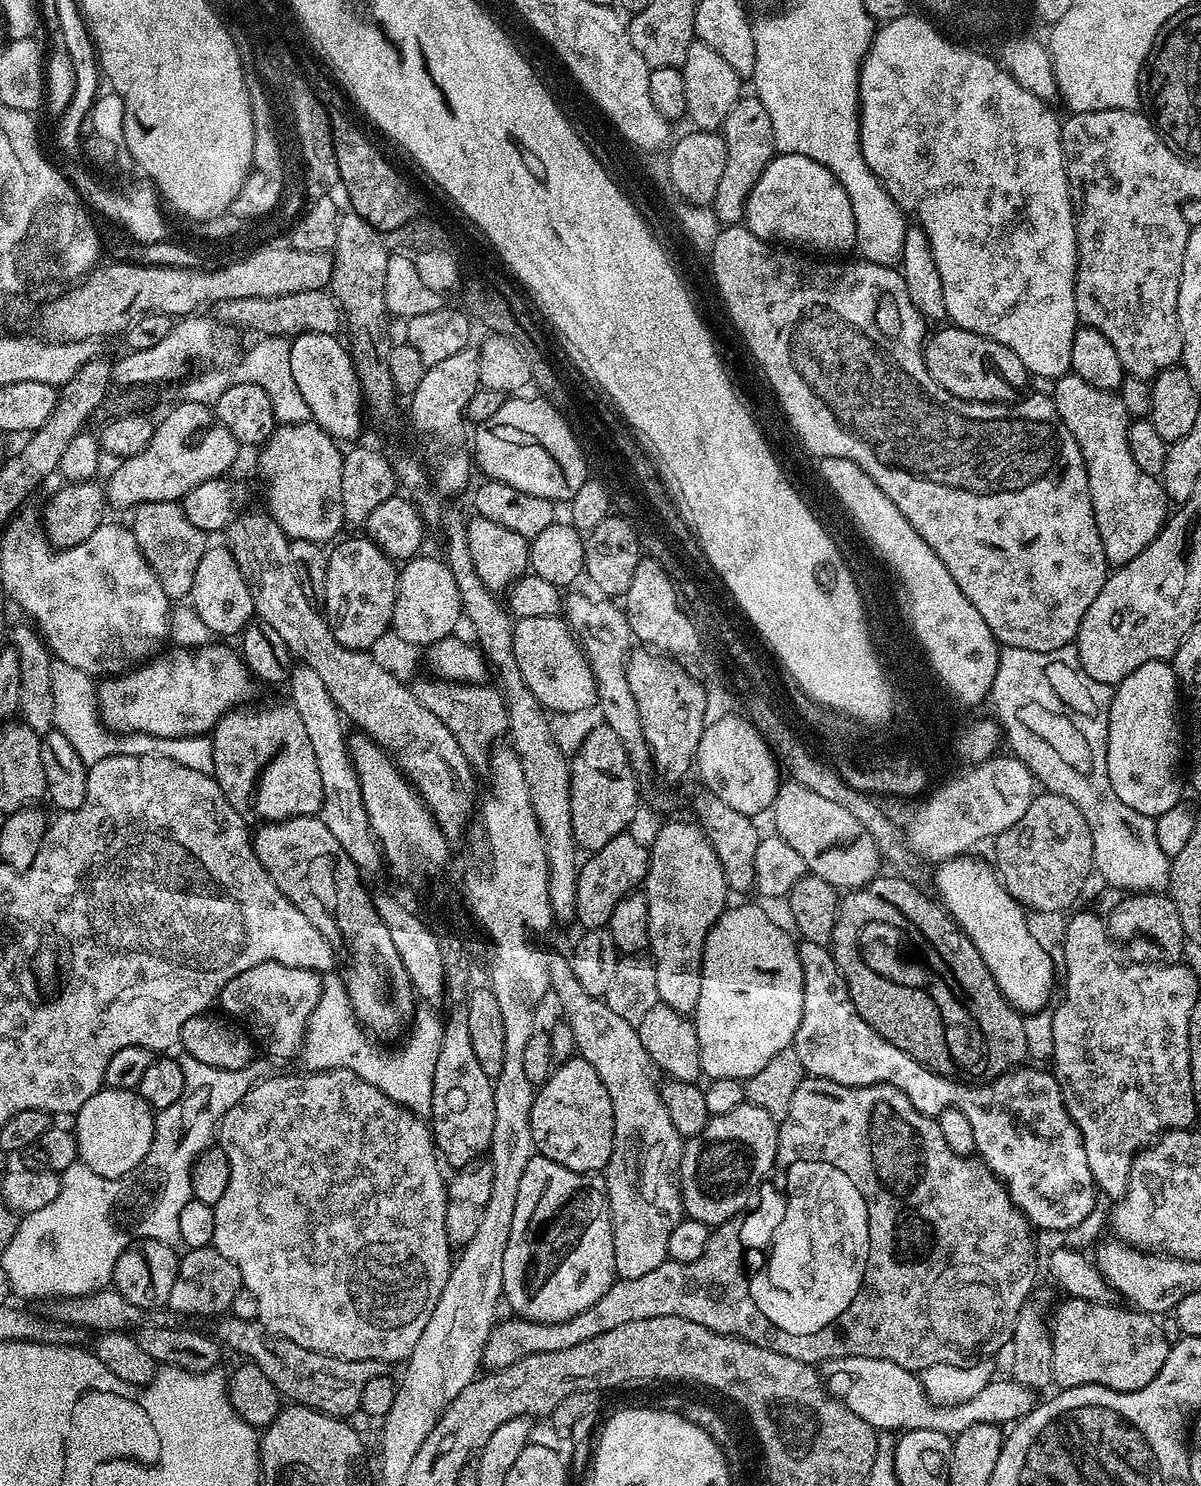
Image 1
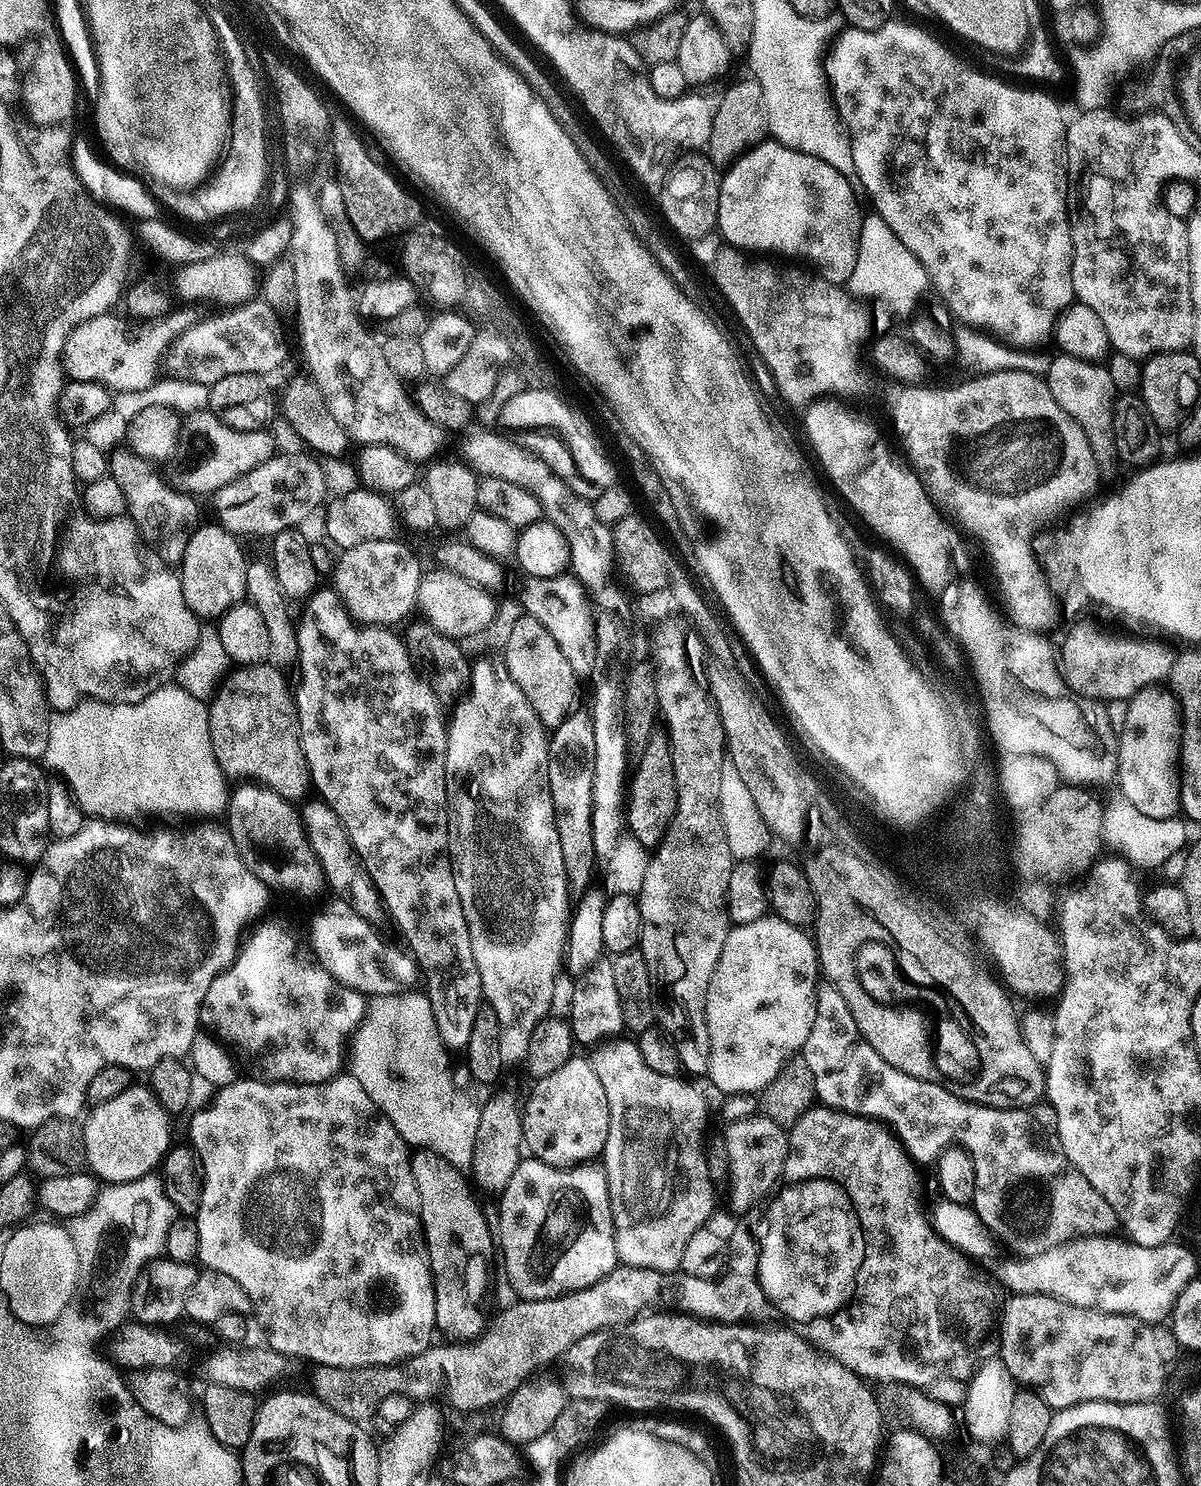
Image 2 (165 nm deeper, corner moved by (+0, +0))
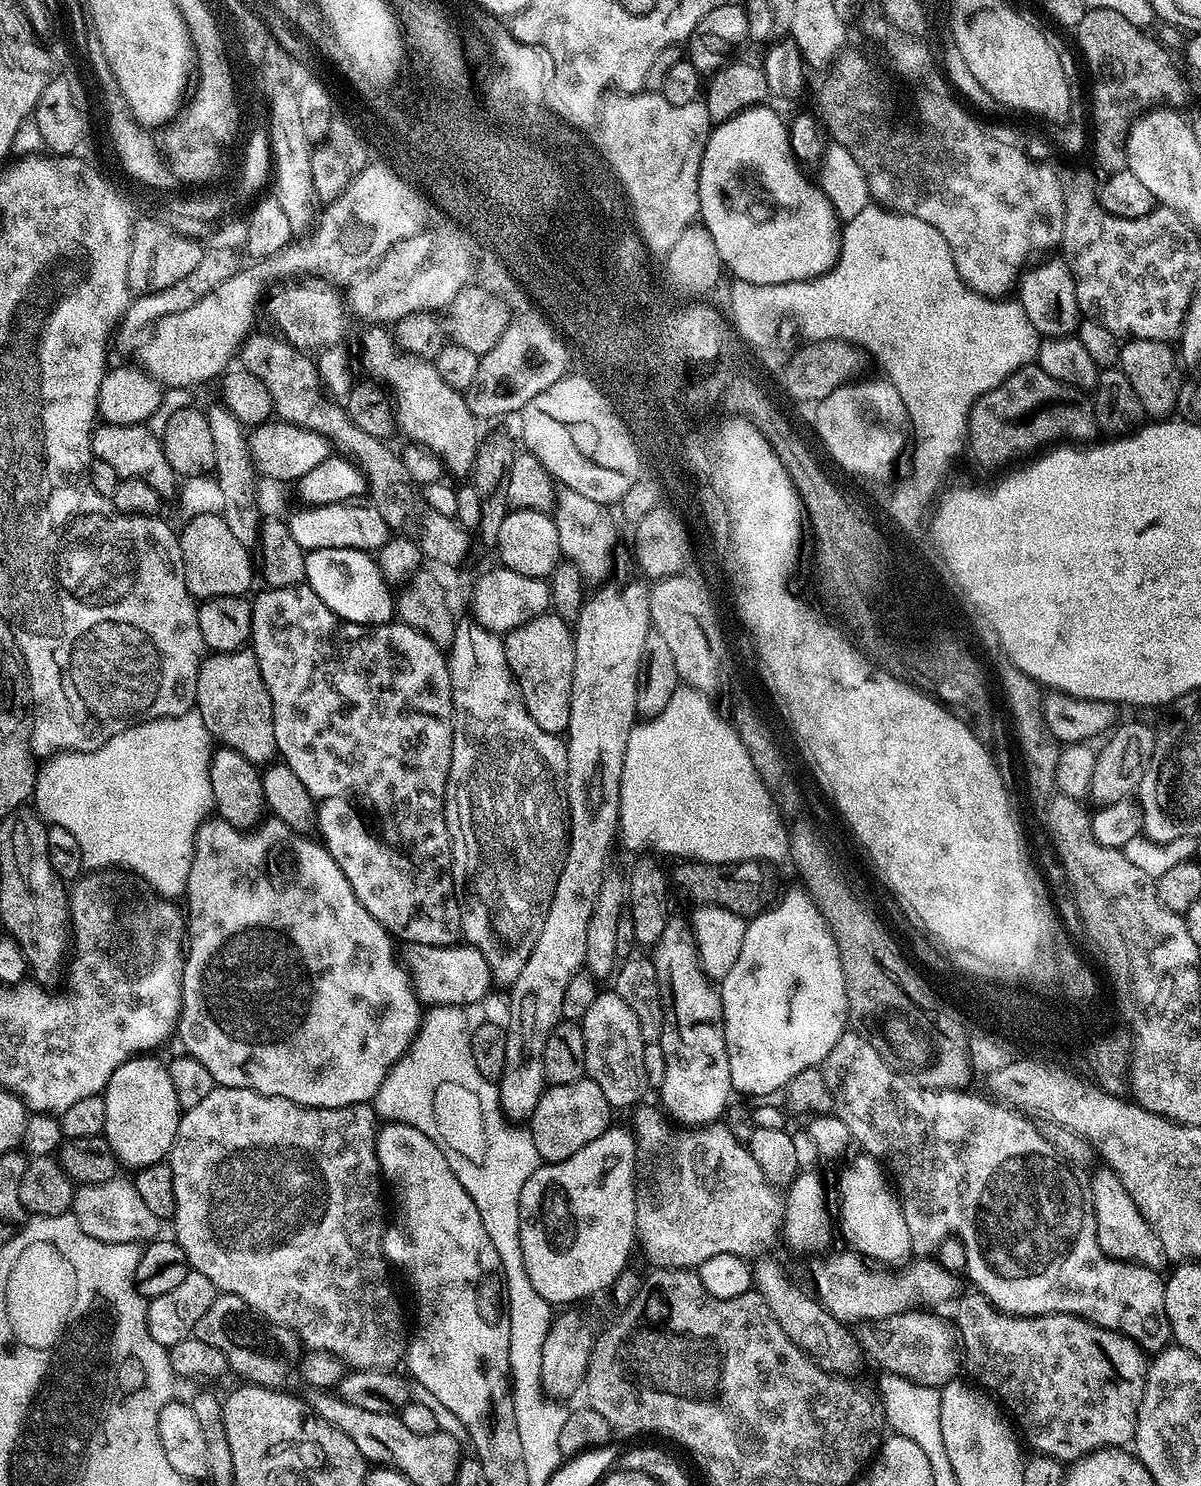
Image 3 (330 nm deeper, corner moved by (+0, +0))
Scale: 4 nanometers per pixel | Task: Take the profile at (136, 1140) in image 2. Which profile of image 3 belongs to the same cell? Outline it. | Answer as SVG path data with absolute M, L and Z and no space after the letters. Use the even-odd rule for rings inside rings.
M141 1054L120 1064L102 1093L106 1102L106 1126L102 1133L117 1161L131 1170L159 1164L171 1153L182 1109L174 1098L174 1085L162 1059Z

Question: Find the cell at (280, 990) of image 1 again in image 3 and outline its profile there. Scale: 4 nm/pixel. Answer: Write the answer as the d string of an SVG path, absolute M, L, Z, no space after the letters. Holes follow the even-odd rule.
M209 818L201 824L196 835L196 851L186 889L186 916L191 940L184 960L178 1040L180 1036L184 1043L183 1051L202 1062L202 1066L210 1070L214 1082L221 1088L254 1090L263 1096L286 1098L307 1108L341 1108L351 1104L366 1104L375 1101L386 1074L416 1037L422 1019L422 1005L416 998L407 971L392 953L393 937L368 913L366 906L358 902L346 874L338 862L334 862L323 843L308 839L312 838L295 832L275 818L265 819L253 830L235 828L230 826L230 822L219 818ZM200 924L209 924L204 936L196 936L200 932Z

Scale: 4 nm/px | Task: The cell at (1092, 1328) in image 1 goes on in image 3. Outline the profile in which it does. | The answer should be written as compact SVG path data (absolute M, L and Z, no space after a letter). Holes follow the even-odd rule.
M975 1290L964 1292L954 1306L954 1327L962 1345L963 1371L968 1371L977 1385L987 1389L1009 1413L1016 1415L1015 1423L1018 1428L1020 1423L1019 1431L1022 1436L1024 1431L1023 1439L1026 1444L1028 1439L1032 1450L1061 1462L1074 1462L1098 1448L1133 1443L1149 1365L1144 1349L1135 1340L1071 1312L1047 1312L1043 1316L1001 1312Z

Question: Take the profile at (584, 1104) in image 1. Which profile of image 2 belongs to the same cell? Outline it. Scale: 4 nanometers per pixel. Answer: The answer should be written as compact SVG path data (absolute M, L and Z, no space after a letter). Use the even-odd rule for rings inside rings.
M580 1054L573 1055L572 1059L554 1070L544 1080L537 1080L531 1085L528 1092L528 1100L523 1101L524 1113L524 1148L535 1159L543 1164L549 1164L555 1168L570 1168L578 1164L591 1161L603 1153L606 1146L606 1134L610 1130L610 1106L606 1106L606 1090L602 1090L602 1082L594 1070L591 1059L583 1060Z

